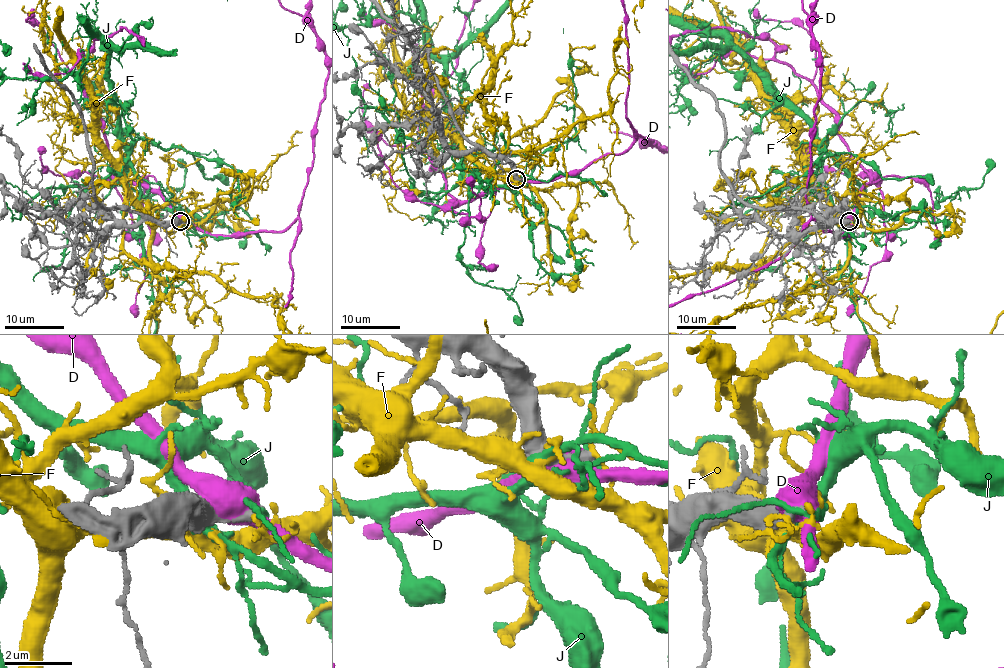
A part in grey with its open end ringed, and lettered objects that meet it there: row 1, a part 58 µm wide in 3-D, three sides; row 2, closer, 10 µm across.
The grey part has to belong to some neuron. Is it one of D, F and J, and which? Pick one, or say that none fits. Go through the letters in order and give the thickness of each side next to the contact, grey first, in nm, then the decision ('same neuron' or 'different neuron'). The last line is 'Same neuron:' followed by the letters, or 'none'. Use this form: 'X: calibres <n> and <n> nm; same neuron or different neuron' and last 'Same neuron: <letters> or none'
D: calibres 420 and 750 nm; different neuron
F: calibres 500 and 440 nm; different neuron
J: calibres 460 and 240 nm; different neuron
Same neuron: none

